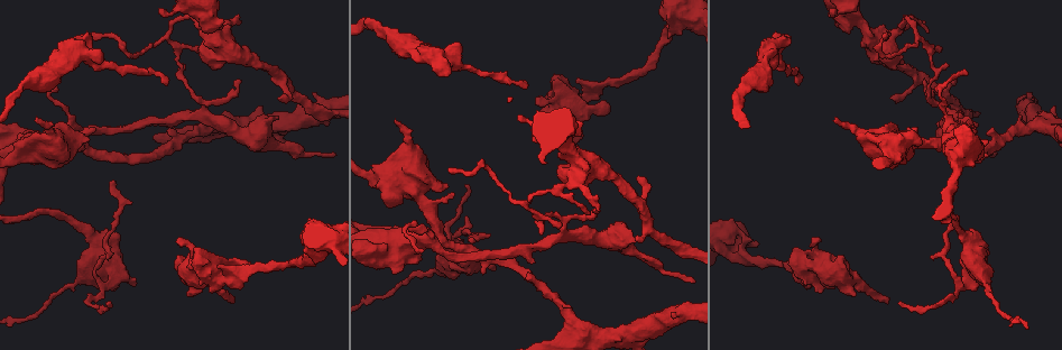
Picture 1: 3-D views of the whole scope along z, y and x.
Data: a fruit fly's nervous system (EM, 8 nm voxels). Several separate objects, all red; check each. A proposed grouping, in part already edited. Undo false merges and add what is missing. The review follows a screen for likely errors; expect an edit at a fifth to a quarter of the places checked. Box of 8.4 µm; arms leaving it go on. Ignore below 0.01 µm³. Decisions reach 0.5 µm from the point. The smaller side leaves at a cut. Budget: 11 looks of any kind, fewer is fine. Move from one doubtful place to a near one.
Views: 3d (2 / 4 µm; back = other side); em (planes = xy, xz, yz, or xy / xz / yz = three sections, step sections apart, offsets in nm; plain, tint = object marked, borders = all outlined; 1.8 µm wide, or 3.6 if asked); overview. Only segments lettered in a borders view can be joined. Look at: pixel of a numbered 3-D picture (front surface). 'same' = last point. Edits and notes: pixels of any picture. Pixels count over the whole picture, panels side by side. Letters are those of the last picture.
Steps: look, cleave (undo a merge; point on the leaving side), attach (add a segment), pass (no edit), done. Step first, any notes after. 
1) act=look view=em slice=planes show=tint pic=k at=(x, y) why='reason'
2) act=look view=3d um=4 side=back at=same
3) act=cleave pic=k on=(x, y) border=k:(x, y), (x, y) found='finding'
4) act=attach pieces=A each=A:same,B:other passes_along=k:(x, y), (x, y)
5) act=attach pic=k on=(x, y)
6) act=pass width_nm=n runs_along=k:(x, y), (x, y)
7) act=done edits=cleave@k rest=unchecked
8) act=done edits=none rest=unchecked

act=look view=3d um=2 pic=1 at=(87, 138)

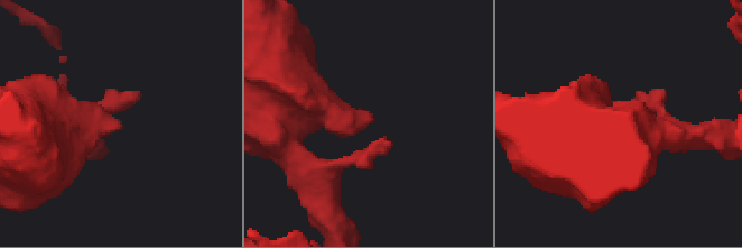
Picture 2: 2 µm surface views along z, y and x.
act=look view=em slice=planes show=borders pic=2 at=(366, 125) why='need the tissue'

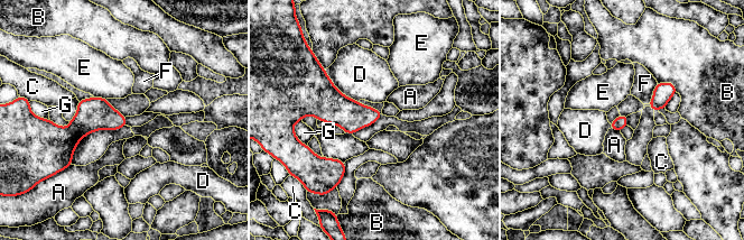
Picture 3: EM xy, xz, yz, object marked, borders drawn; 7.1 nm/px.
act=pass each=A:other,B:other,C:other,D:other,E:other,F:other,G:other border=3:(610, 128), (620, 131) found='no lettered segment goes on from it'

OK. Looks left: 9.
act=look view=3d um=4 pic=1 at=(577, 169) why='abrupt turn'

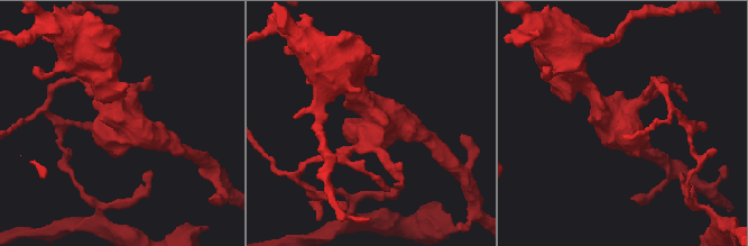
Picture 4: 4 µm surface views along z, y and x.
act=look view=em um=3.6 slice=planes show=borders pic=4 at=(373, 124) why='need the tissue'

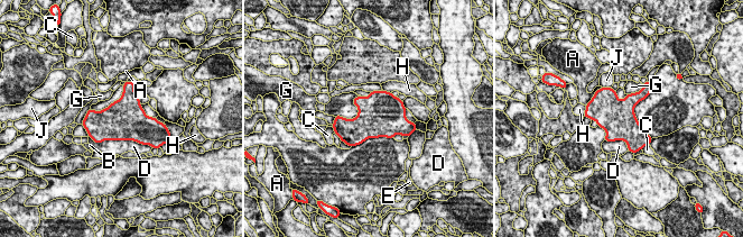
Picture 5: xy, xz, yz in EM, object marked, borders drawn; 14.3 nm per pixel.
act=pass each=A:other,B:other,C:other,D:other,E:other,G:other,H:other,J:other border=5:(89, 136), (98, 143), (148, 145) found='all the same neuron'

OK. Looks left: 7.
act=look view=em slice=yz step=4 show=tint pic=1 at=(230, 299) why='thin end'

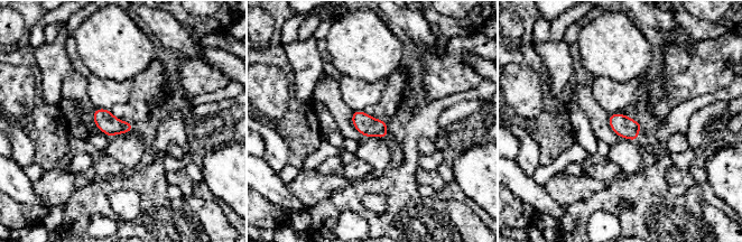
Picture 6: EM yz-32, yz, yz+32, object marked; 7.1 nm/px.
act=look view=em slice=yz step=4 show=borders at=same

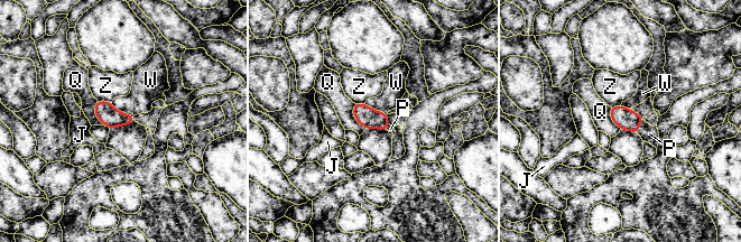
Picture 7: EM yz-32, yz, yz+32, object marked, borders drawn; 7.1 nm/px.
act=attach pieces=P each=J:other,P:same,Q:other,W:other,Z:other found='the neuron continues'

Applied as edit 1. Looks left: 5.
act=look view=em slice=xz step=4 show=tint pic=1 at=(555, 82) why='abrupt turn'

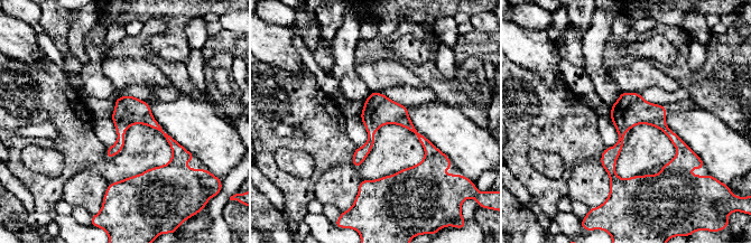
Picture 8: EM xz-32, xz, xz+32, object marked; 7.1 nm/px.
act=look view=em slice=planes show=borders at=same why='cut it another way'

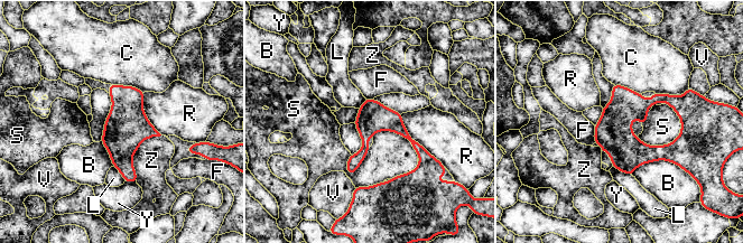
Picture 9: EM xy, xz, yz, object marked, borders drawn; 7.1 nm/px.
act=pass each=B:other,C:other,F:other,L:other,R:other,S:other,V:other,Y:other,Z:other border=9:(680, 118), (665, 145), (637, 137) found='one neuron here'

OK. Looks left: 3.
act=done edits=attach@7 rest=unchecked

